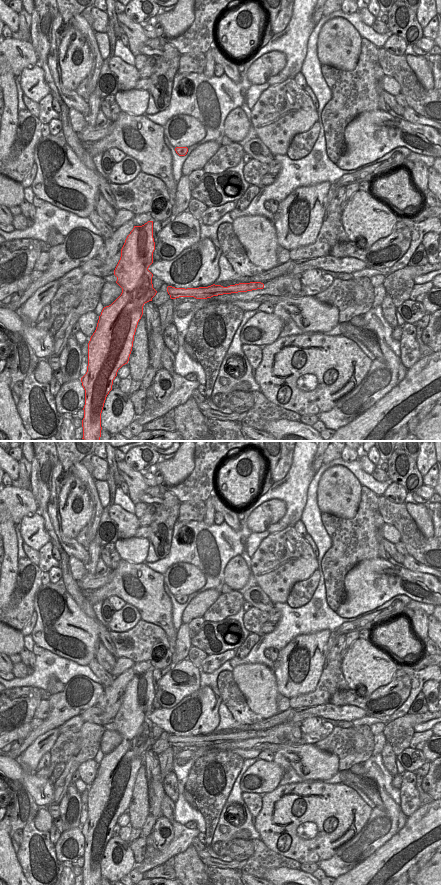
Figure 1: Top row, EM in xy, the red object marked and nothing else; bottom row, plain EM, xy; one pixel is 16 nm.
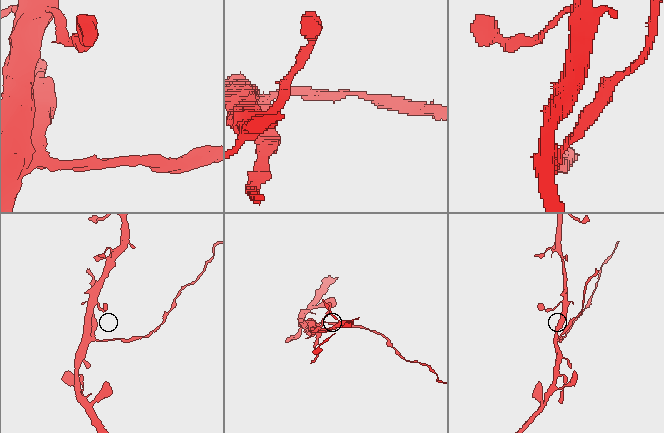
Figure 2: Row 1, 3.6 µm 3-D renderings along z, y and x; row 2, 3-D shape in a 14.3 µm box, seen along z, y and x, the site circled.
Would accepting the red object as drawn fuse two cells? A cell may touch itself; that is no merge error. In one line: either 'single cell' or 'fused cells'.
fused cells

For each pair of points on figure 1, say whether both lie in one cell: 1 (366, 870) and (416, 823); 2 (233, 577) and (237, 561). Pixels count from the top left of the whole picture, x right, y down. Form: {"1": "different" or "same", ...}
{"1": "same", "2": "same"}

